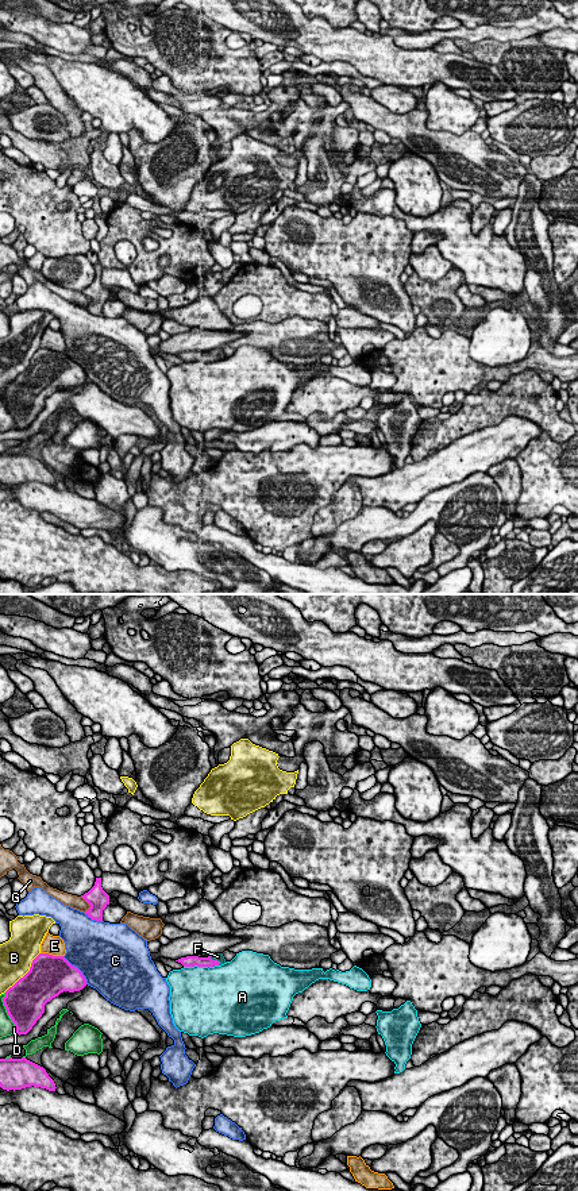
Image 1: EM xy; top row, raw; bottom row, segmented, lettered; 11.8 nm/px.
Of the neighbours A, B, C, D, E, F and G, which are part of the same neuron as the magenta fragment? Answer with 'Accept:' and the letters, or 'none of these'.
Accept: F

